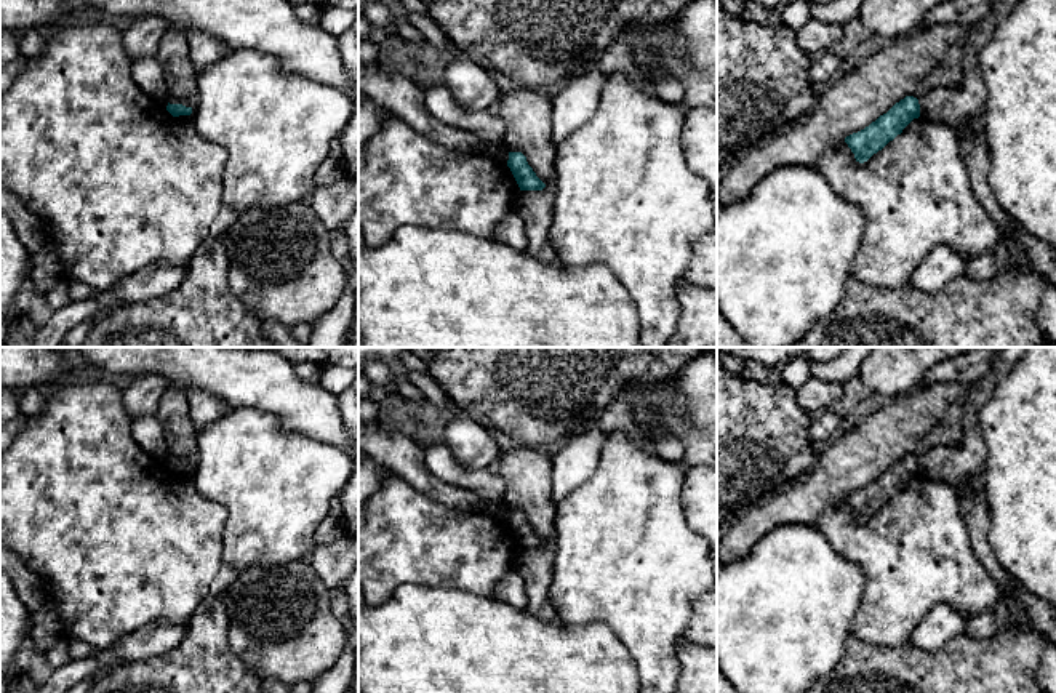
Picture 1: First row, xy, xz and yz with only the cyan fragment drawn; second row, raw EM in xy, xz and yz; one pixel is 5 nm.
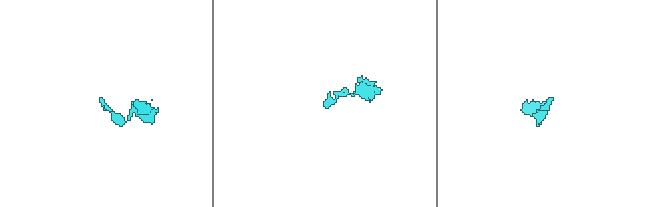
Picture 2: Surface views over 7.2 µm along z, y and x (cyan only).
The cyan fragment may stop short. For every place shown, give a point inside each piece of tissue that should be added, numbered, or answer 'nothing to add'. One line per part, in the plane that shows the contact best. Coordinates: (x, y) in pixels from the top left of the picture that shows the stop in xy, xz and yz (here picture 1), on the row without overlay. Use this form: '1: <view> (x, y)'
nothing to add

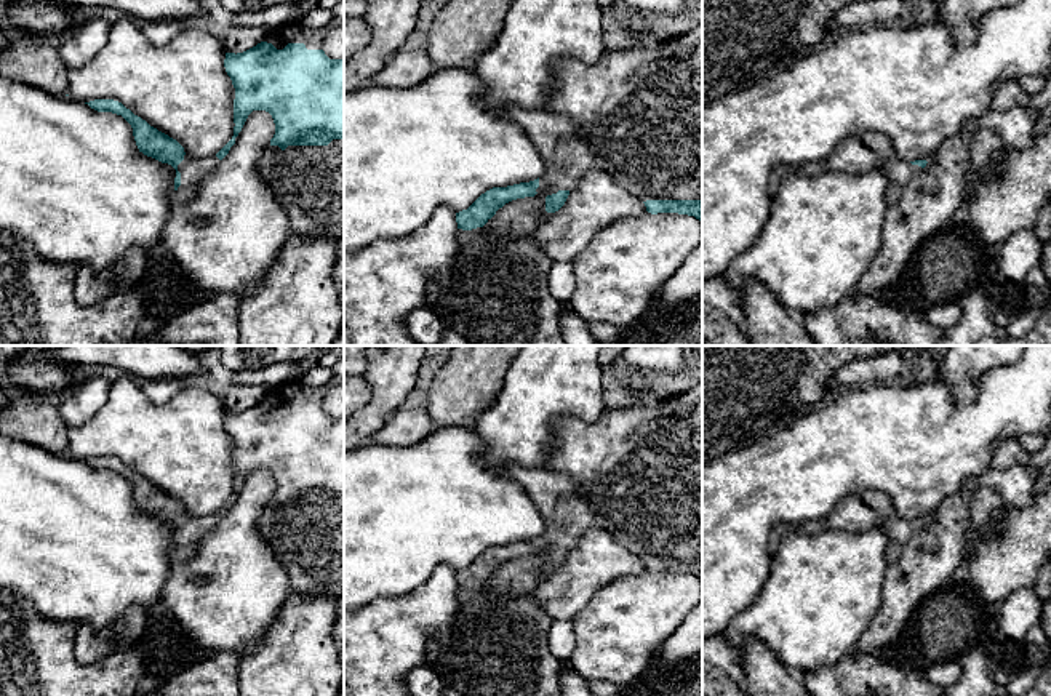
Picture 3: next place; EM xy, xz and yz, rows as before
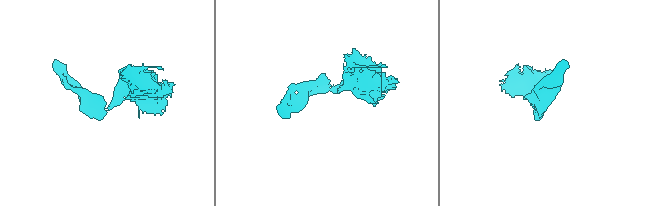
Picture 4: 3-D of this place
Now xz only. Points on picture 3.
1: xz (637, 472)

